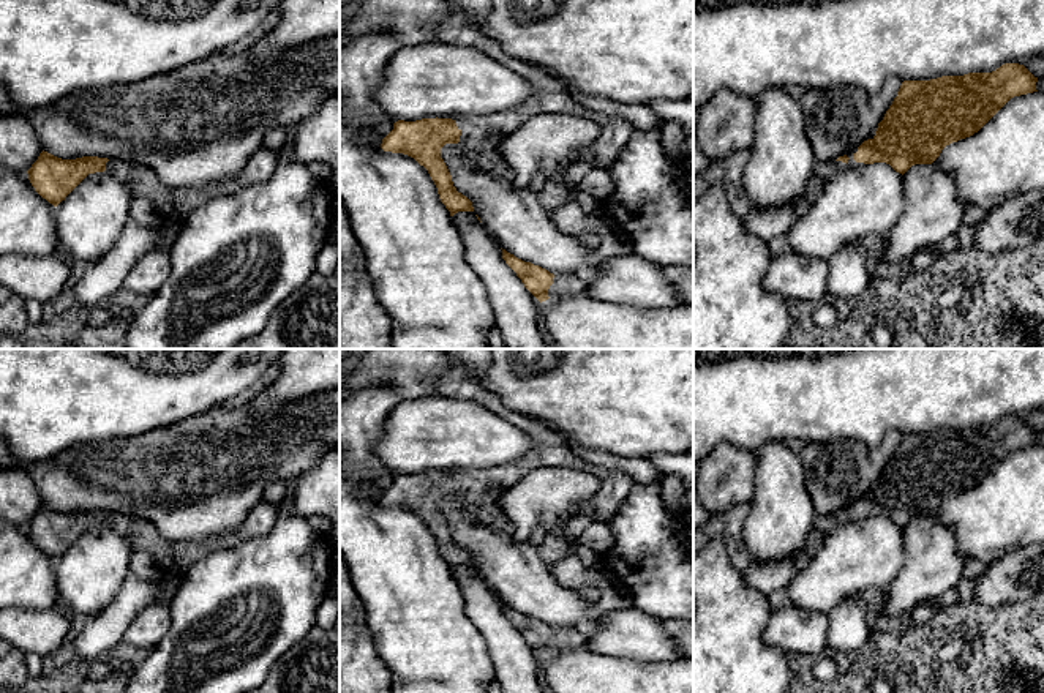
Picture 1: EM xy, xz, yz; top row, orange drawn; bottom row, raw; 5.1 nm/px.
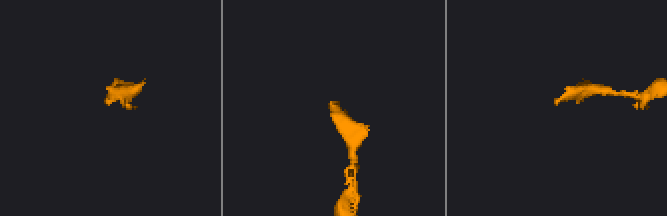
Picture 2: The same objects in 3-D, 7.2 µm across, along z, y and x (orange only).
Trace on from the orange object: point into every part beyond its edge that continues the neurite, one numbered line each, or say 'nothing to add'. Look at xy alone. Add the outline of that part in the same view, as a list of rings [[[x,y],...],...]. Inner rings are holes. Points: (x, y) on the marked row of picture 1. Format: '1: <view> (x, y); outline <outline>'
1: xy (172, 204); outline [[[261,145],[237,175],[218,185],[178,188],[161,183],[152,169],[136,163],[109,159],[106,170],[126,183],[134,197],[148,199],[163,223],[182,226],[191,212],[204,205],[208,199],[229,196],[248,185],[267,180],[276,169],[276,164],[278,152]]]

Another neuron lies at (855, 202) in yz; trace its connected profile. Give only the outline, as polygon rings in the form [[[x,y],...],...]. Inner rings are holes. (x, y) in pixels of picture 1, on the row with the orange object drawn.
[[[889,164],[845,166],[824,182],[818,200],[798,215],[791,229],[769,242],[772,260],[787,254],[828,260],[847,243],[864,242],[869,235],[884,237],[902,215],[903,202],[903,175]]]

